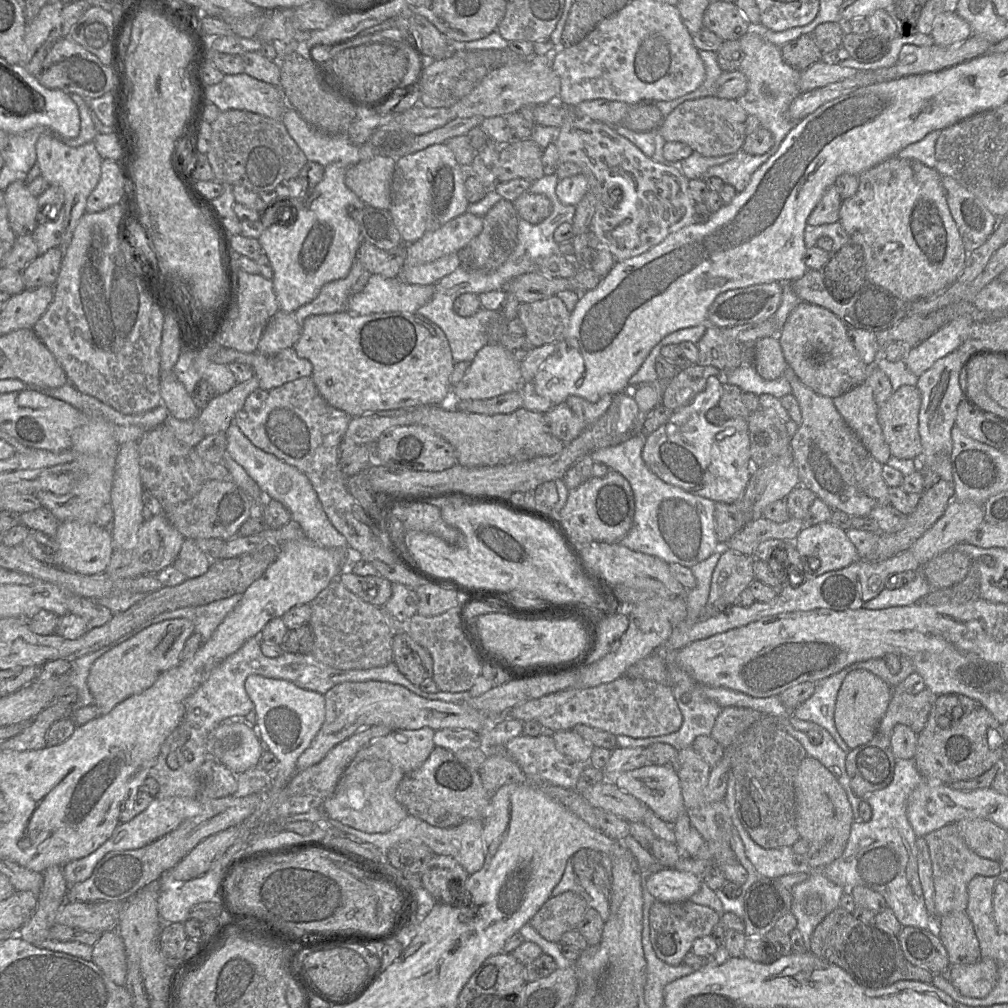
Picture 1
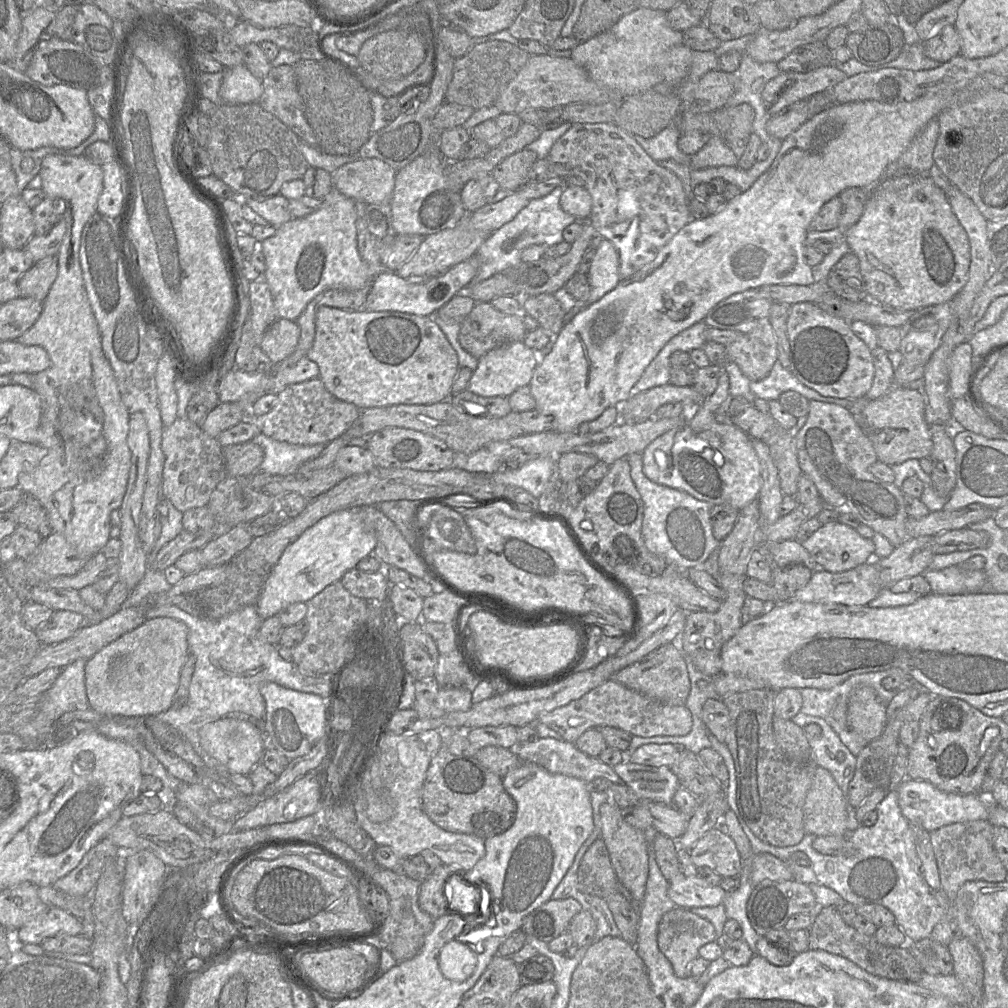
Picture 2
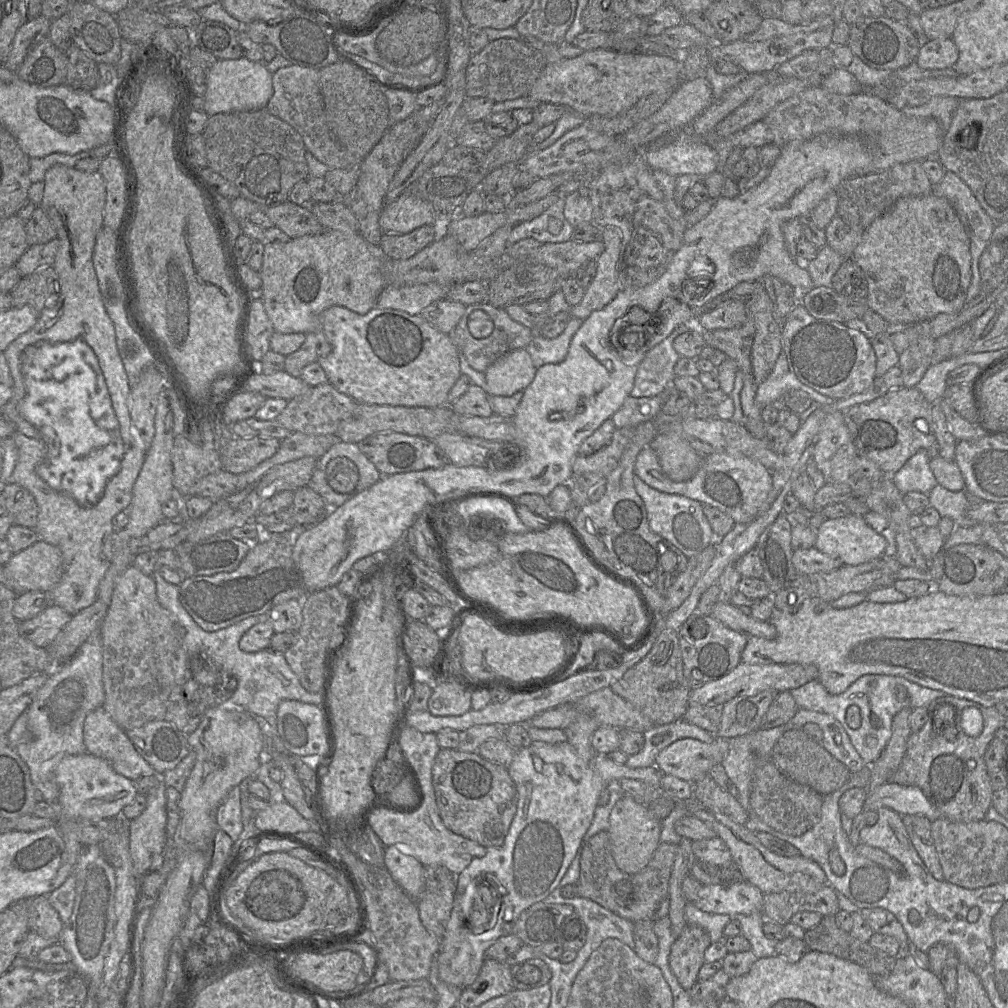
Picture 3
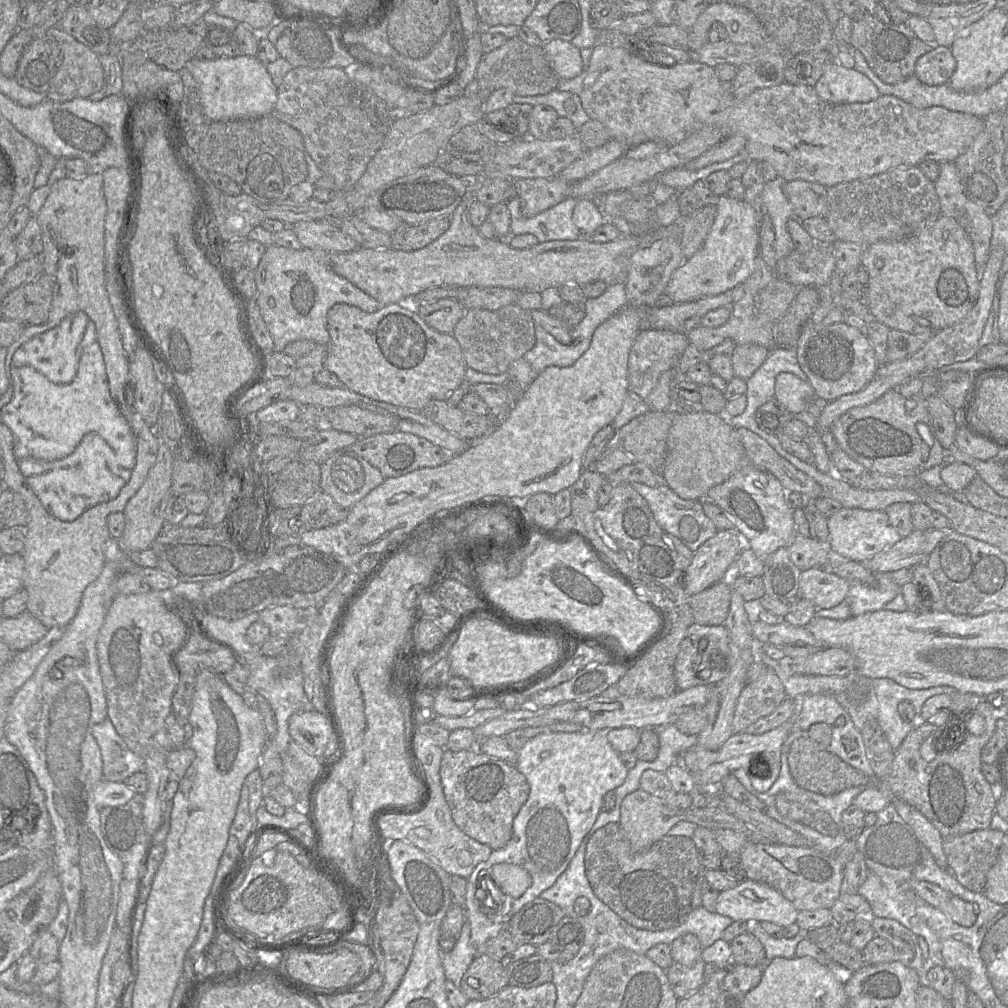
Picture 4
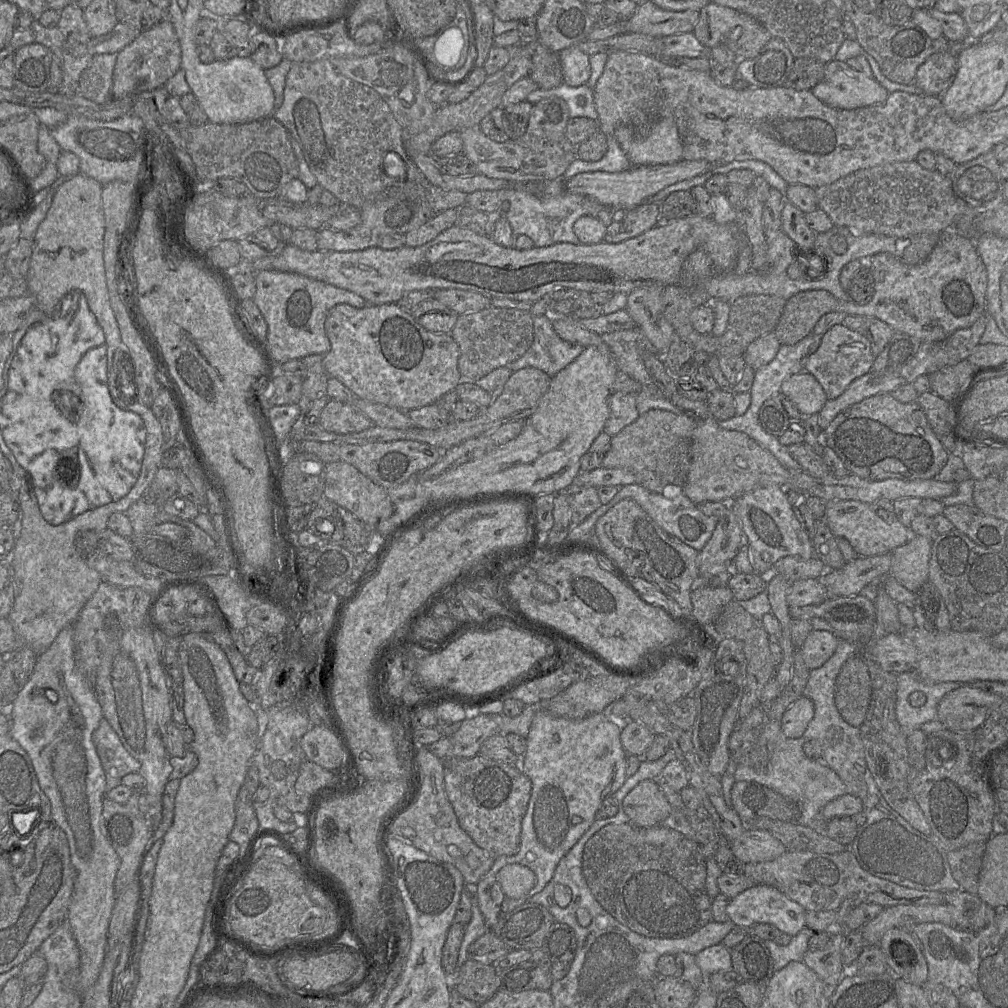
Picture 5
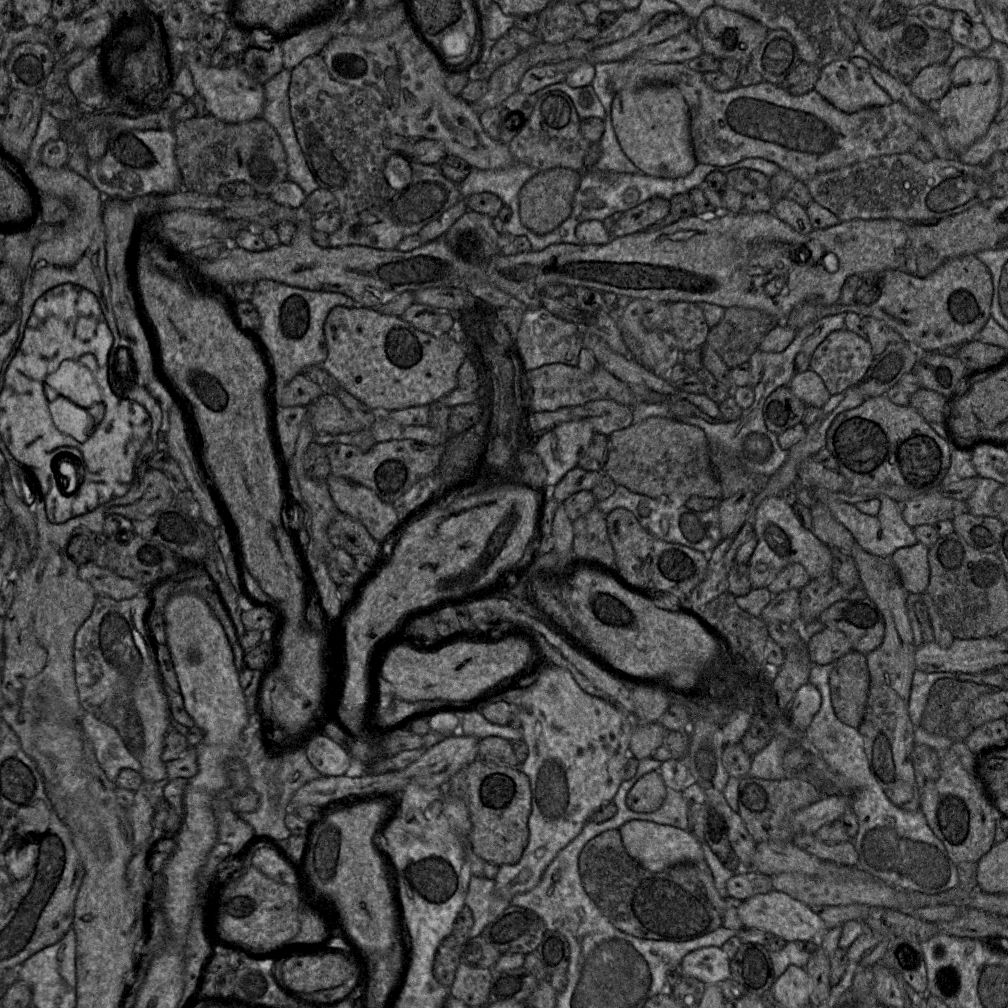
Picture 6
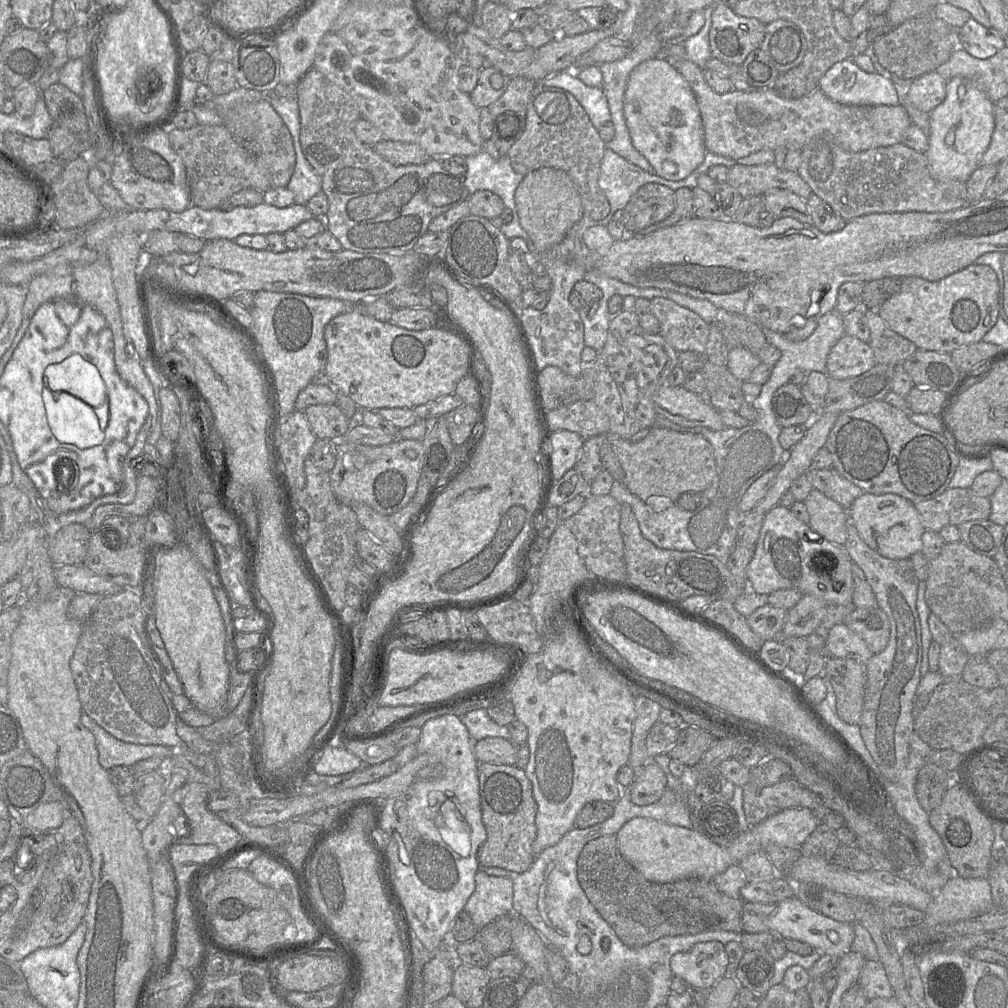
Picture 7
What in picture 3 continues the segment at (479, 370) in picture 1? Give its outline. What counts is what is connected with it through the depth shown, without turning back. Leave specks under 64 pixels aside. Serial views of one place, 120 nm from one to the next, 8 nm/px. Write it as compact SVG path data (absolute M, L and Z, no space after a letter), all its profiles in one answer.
M525 348L499 357L484 372L484 391L489 395L512 396L524 391L534 380L537 368Z

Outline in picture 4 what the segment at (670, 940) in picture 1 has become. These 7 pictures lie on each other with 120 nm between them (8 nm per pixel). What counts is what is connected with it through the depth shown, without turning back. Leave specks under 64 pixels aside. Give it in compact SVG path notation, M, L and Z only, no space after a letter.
M700 959L693 966L673 963L665 970L670 987L678 999L688 996L703 985L704 967L705 963Z

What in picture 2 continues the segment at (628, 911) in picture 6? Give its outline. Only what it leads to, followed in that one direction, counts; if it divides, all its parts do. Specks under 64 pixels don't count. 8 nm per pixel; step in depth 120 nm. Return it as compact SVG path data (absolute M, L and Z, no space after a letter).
M602 838L597 839L583 856L578 867L577 884L580 891L604 900L617 892L630 897L617 878Z

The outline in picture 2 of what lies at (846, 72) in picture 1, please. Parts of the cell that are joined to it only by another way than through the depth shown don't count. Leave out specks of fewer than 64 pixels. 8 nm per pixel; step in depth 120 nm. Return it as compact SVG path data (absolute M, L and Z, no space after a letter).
M836 64L806 73L783 72L767 82L761 95L772 116L789 105L832 88L846 78L847 75Z

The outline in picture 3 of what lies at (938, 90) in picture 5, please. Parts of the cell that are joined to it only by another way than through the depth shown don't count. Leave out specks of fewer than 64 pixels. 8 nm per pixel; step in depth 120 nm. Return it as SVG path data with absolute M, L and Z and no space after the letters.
M952 37L929 40L921 46L916 63L922 69L952 68L958 61L959 51Z

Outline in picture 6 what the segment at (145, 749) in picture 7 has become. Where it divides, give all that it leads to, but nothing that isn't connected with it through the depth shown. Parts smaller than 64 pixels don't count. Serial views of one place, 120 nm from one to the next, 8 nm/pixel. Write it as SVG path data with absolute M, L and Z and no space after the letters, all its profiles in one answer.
M84 712L81 719L81 730L84 739L88 739L92 743L96 759L111 782L115 783L119 772L124 768L130 768L140 773L141 765L139 761L130 754L119 733L113 726L101 721L89 712Z

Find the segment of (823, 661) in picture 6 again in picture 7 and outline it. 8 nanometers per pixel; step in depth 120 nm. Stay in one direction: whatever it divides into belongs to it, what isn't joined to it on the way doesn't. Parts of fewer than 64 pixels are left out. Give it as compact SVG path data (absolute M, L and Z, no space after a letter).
M843 623L829 630L825 637L825 652L828 657L854 659L861 664L874 655L866 642Z

